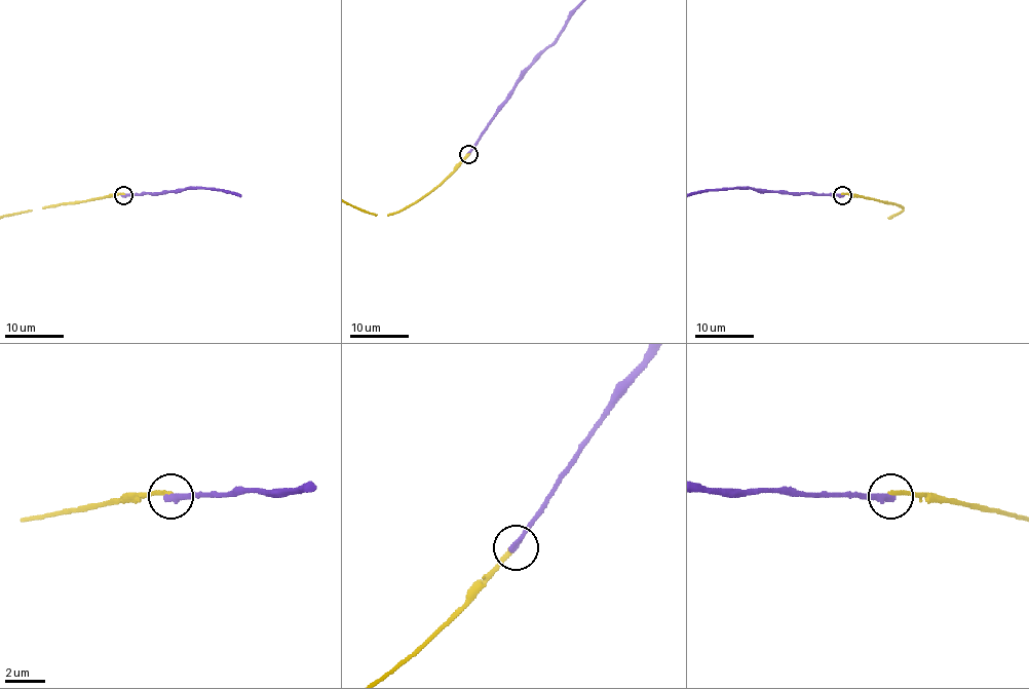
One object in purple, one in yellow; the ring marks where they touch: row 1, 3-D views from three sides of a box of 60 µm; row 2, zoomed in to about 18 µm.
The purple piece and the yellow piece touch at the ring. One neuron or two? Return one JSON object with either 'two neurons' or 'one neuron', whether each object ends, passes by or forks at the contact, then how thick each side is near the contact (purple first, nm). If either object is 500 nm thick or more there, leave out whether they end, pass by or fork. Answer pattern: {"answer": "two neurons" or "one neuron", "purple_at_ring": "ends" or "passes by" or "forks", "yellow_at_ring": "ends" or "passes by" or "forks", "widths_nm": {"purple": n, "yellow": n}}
{"answer": "two neurons", "purple_at_ring": "ends", "yellow_at_ring": "ends", "widths_nm": {"purple": 320, "yellow": 200}}

